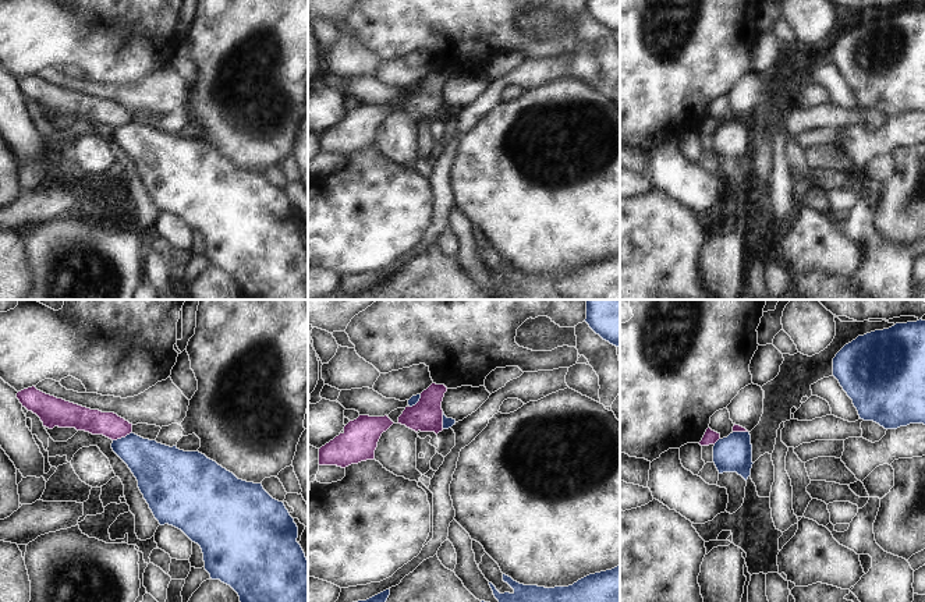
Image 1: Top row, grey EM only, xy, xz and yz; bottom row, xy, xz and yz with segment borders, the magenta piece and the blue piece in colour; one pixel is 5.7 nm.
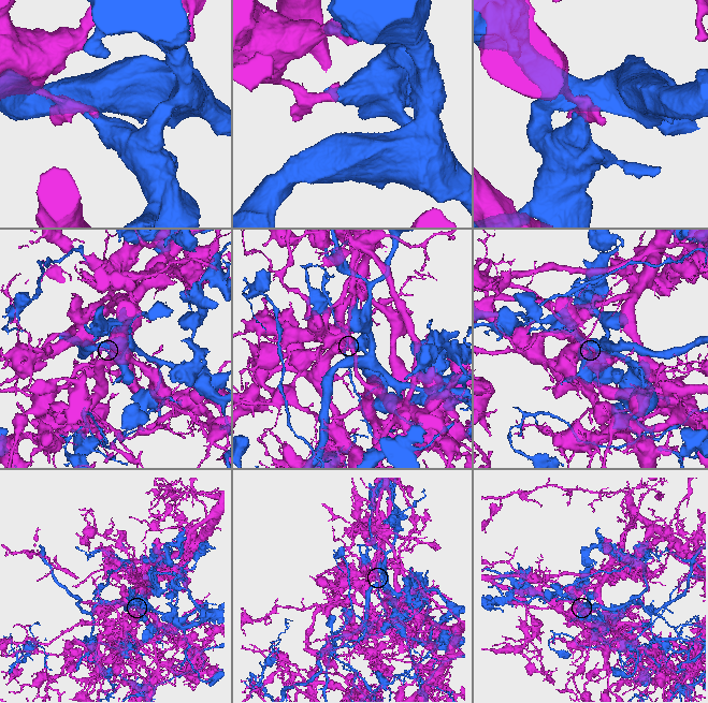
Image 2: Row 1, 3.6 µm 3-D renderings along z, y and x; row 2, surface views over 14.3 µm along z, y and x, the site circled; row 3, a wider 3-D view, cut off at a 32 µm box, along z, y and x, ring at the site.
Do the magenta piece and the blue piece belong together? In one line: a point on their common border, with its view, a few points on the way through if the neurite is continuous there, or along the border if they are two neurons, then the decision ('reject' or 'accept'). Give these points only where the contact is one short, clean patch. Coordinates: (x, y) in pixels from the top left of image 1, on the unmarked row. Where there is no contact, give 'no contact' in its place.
xy (121, 124) | reject

